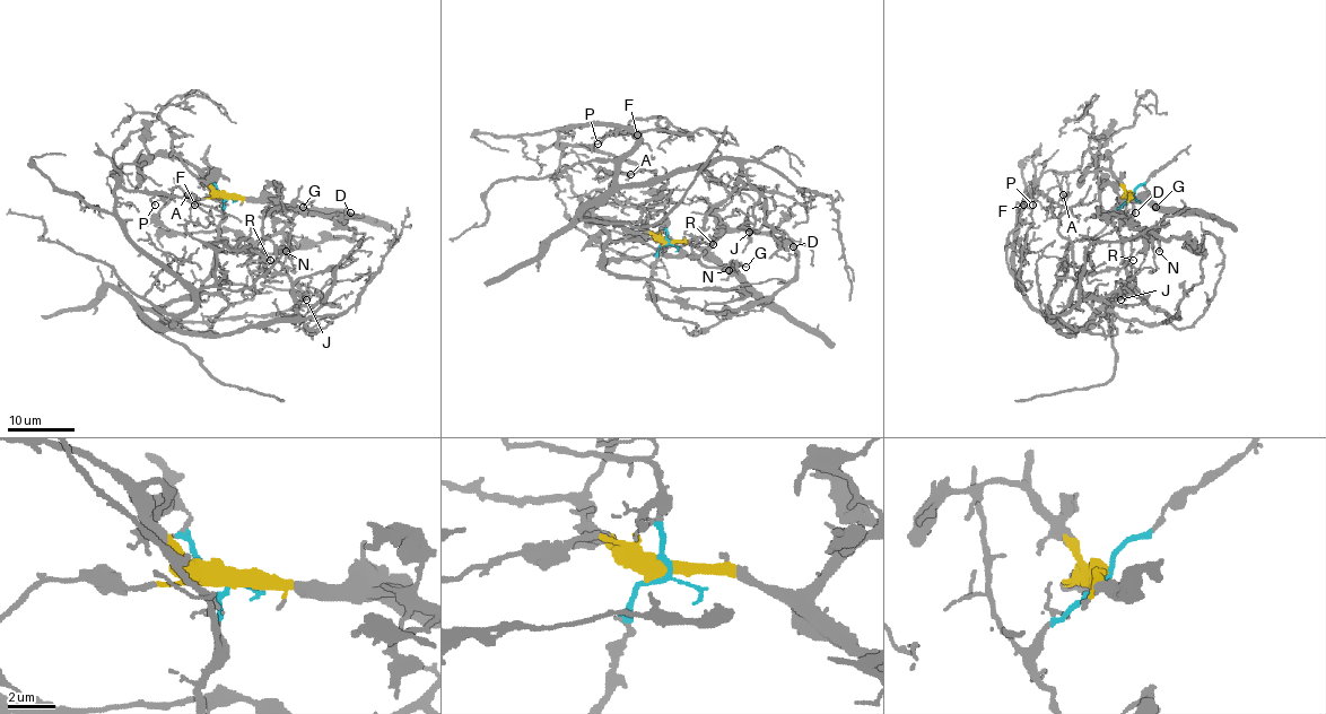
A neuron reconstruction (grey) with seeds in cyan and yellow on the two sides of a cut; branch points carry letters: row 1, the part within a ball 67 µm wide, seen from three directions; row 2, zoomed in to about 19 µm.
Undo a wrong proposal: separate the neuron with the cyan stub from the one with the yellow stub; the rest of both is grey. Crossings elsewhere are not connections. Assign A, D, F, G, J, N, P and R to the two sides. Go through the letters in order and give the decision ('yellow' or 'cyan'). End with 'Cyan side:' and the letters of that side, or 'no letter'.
A: cyan
D: yellow
F: cyan
G: yellow
J: cyan
N: yellow
P: cyan
R: cyan
Cyan side: A, F, J, P, R

